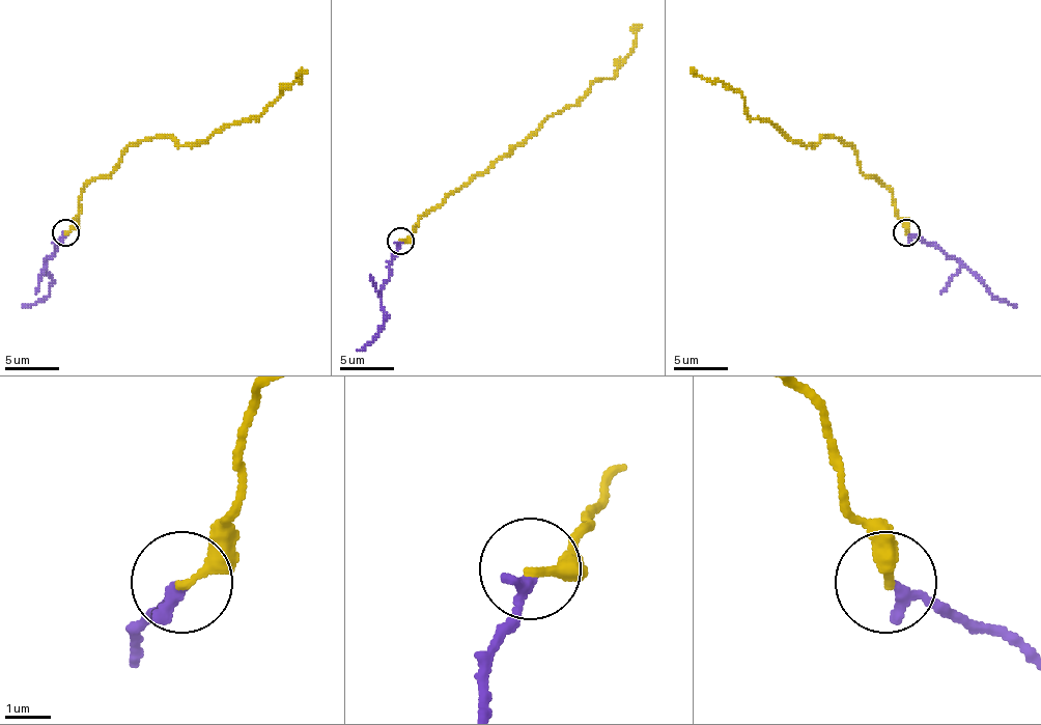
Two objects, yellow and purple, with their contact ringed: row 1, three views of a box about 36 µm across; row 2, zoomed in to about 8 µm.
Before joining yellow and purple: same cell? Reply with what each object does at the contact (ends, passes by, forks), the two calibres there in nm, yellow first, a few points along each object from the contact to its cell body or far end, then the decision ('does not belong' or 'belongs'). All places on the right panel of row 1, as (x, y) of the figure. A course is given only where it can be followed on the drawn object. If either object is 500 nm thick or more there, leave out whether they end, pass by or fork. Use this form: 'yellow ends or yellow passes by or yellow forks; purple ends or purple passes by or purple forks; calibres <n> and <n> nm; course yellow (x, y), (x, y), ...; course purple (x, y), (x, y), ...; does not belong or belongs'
yellow ends; purple ends; calibres 260 and 280 nm; course yellow (906, 231), (890, 189), (868, 177), (849, 145), (822, 138), (800, 145), (753, 118), (739, 92), (691, 71); course purple (908, 231), (957, 258), (991, 294), (1016, 307); belongs

